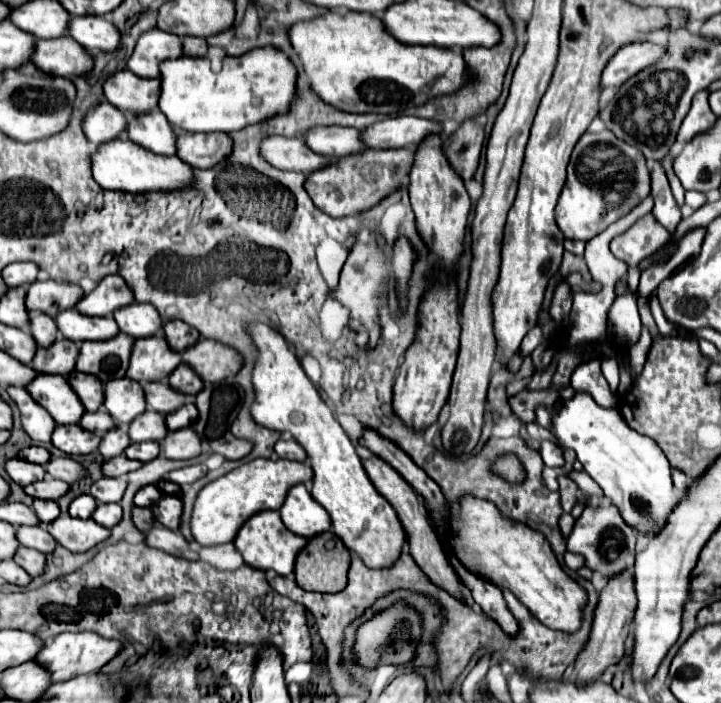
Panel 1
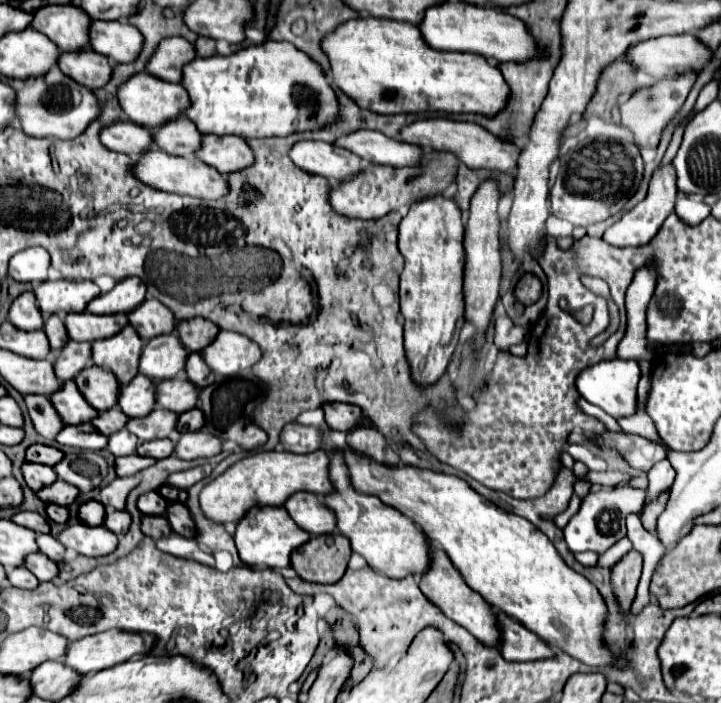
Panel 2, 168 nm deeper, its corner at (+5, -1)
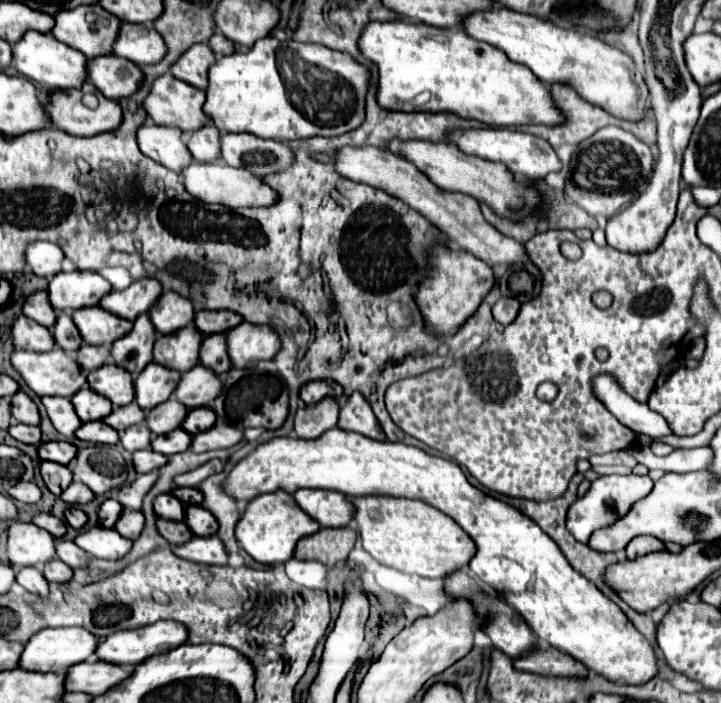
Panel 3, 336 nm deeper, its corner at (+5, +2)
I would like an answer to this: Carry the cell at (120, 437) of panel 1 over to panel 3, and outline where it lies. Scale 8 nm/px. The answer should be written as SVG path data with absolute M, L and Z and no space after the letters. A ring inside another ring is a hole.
M136 424L126 428L124 432L120 432L120 444L128 450L128 452L136 452L136 450L146 450L150 448L150 430L146 428L146 424Z

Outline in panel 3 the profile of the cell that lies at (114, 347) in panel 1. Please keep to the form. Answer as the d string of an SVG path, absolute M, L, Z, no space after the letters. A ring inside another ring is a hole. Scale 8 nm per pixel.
M140 314L134 320L132 330L116 340L110 348L110 356L116 366L126 368L132 376L140 374L146 364L152 362L152 346L156 342L156 330L148 314Z

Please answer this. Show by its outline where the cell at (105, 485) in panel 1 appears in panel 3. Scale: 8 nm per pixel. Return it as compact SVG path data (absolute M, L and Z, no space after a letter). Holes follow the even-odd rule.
M158 470L156 472L148 472L148 474L138 474L134 482L124 484L124 488L116 488L112 492L112 498L116 498L126 508L140 510L142 508L142 498L152 488L156 478L158 478Z

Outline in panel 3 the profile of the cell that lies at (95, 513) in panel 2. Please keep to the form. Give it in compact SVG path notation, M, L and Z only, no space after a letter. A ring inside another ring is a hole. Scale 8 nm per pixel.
M112 498L104 500L102 506L100 506L100 510L98 510L98 522L104 528L112 528L114 522L118 520L118 516L120 516L120 510L122 510L122 506L116 504L116 500L112 500Z

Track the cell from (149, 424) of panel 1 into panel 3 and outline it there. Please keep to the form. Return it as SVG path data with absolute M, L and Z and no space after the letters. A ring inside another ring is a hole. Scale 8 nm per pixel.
M168 398L168 402L148 410L144 422L152 434L168 434L182 424L186 412L188 410L184 410L184 406L176 398Z

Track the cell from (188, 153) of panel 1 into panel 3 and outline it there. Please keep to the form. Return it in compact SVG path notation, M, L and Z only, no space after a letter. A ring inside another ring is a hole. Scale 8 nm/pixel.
M224 134L220 144L222 162L246 168L256 176L272 174L292 164L292 150L282 142L262 140L252 134Z

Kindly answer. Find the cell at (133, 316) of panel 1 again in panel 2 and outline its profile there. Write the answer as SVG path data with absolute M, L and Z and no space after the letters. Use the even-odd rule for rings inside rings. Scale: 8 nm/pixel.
M146 299L132 313L128 313L128 319L130 325L134 325L138 329L138 335L144 339L172 333L176 327L174 313L158 299Z

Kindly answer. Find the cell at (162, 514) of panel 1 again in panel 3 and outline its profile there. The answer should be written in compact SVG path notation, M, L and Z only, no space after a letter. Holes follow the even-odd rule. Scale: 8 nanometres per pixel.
M188 504L184 508L184 522L188 524L188 528L192 530L194 536L212 536L218 530L216 518L202 506Z

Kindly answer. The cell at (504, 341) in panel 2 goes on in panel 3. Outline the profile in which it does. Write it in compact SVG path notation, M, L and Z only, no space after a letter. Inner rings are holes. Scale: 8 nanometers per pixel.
M500 298L494 306L492 306L492 314L494 314L494 320L498 322L498 324L502 324L502 326L508 326L508 324L512 324L512 320L516 320L516 316L518 316L518 312L520 312L520 302L516 300L516 298Z

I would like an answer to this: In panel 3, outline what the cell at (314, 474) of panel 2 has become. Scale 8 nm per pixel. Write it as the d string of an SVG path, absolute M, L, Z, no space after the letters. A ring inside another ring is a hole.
M332 428L324 432L316 440L300 440L300 438L272 438L260 444L254 452L242 458L226 480L220 484L226 494L236 498L238 502L248 502L260 494L284 490L288 494L300 488L322 488L322 490L336 490L346 496L366 496L366 494L386 494L386 496L402 496L402 498L416 498L422 500L446 516L450 516L476 544L476 554L468 562L472 574L480 578L480 582L494 590L506 604L516 608L516 612L526 620L532 628L536 638L548 646L558 648L564 654L580 660L586 668L602 674L612 682L624 684L644 684L652 676L656 676L656 652L650 642L630 624L626 614L608 598L604 596L588 578L580 576L568 560L564 560L556 542L528 516L524 516L514 506L492 498L472 486L462 468L444 458L428 456L420 448L404 446L396 442L376 442L356 432L346 432L340 428Z

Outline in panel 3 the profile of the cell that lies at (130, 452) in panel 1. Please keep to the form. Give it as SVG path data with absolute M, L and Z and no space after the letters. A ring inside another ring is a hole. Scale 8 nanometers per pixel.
M176 428L174 432L170 434L162 434L162 436L156 436L152 440L152 450L154 452L160 452L164 456L172 456L172 454L178 454L178 452L184 452L188 446L190 446L190 440L192 436L188 432L184 432L182 428Z

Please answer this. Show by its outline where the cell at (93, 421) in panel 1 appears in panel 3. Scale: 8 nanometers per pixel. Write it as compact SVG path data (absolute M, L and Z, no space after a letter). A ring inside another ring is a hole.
M136 402L128 404L128 406L120 406L120 408L114 406L114 410L106 418L102 418L102 422L114 430L124 430L128 426L140 424L142 420L144 420L144 412L140 410L140 406Z

